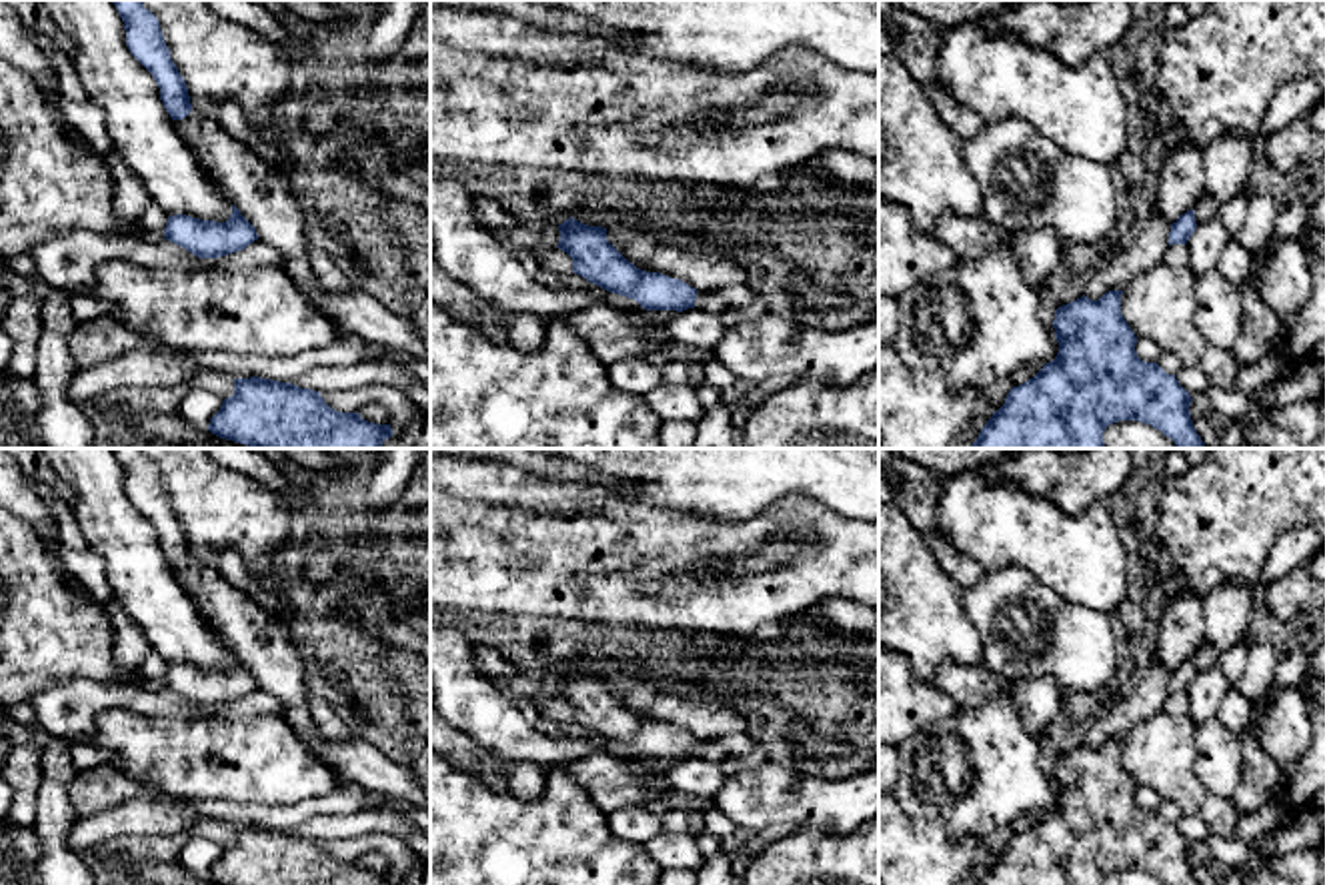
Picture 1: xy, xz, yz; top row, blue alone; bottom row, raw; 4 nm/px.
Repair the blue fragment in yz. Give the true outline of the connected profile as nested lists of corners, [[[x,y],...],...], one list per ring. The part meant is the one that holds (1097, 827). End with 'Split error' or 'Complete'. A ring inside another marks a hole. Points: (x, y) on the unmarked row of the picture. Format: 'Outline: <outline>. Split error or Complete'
Outline: [[[1123,739],[1099,749],[1085,743],[1055,759],[1057,805],[1027,831],[1013,835],[979,885],[1103,885],[1119,869],[1139,869],[1165,885],[1199,885],[1191,869],[1191,843],[1175,823],[1137,805],[1137,785],[1121,763]]]. Complete

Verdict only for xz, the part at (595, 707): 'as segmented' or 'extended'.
as segmented

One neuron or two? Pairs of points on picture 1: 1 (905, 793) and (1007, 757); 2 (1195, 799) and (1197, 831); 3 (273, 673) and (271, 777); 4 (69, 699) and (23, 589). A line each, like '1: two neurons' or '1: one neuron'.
1: one neuron
2: two neurons
3: two neurons
4: two neurons

